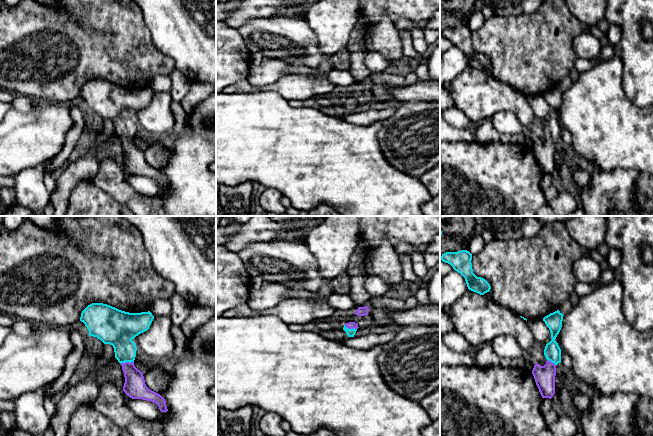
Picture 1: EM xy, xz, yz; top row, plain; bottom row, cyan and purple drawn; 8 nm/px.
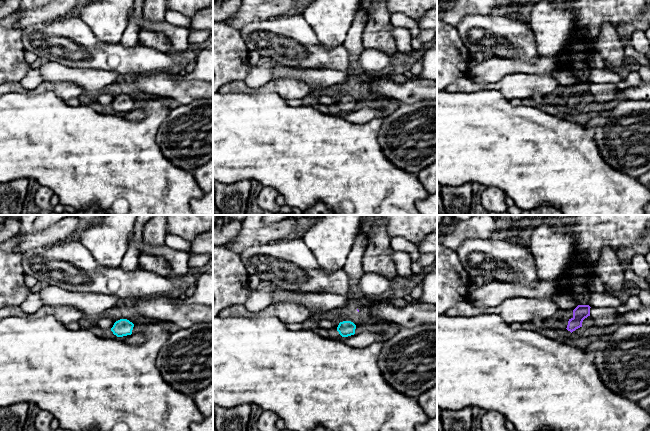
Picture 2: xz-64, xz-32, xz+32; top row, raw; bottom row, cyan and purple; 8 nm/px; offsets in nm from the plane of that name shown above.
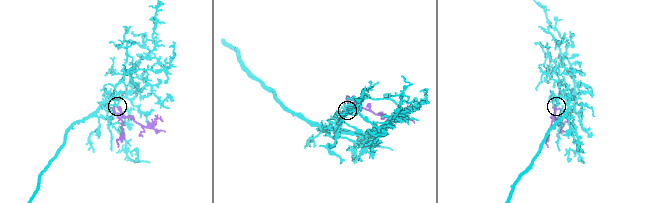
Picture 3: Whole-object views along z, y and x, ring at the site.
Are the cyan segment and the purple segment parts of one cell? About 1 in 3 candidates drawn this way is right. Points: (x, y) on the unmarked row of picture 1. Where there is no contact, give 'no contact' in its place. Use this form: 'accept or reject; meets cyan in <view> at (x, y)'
accept; meets cyan in xy at (126, 137)

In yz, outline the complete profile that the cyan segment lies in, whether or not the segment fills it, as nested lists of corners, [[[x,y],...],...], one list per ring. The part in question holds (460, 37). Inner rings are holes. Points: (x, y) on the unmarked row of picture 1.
[[[467,26],[458,28],[446,28],[442,30],[441,36],[450,40],[455,47],[460,49],[466,57],[469,66],[484,71],[491,65],[490,60],[481,53],[477,53],[472,45],[472,30]]]

